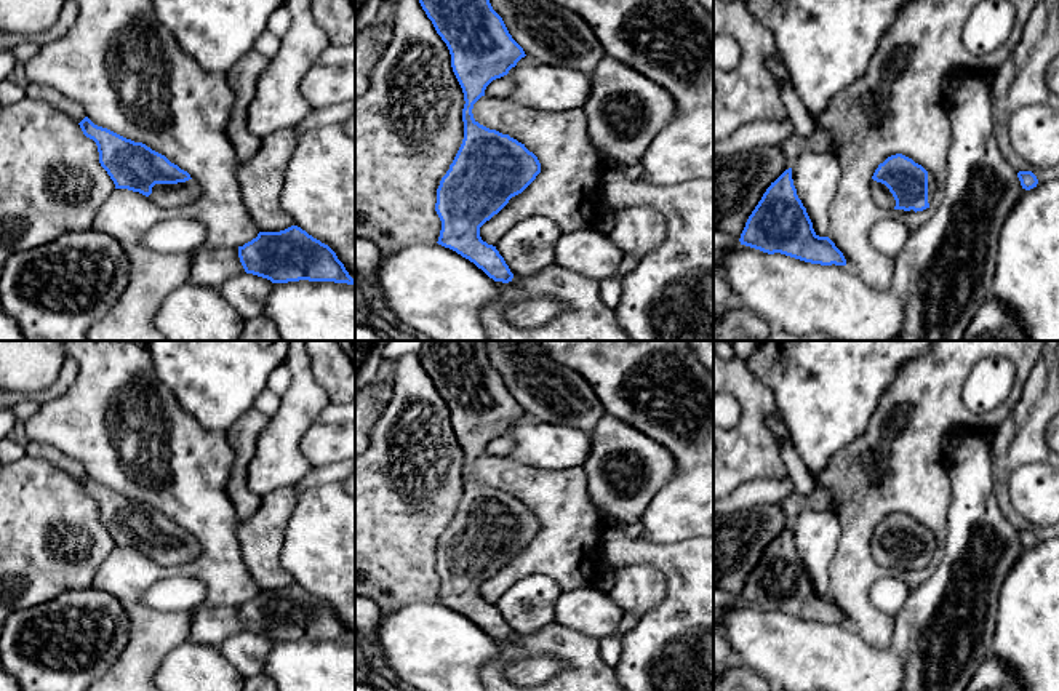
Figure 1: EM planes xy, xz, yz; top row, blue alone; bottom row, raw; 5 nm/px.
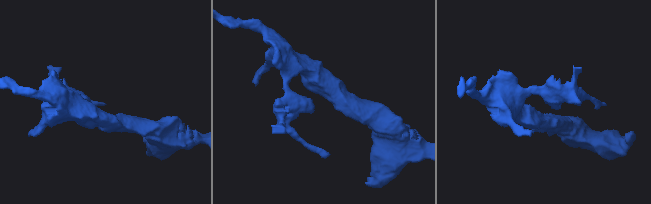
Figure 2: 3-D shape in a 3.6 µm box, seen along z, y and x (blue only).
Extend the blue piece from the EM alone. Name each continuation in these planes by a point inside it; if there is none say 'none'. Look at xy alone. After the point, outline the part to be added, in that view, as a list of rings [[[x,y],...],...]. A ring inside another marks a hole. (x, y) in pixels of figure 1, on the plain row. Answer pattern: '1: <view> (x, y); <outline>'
1: xy (167, 554); [[[189,537],[178,542],[155,542],[149,557],[162,566],[178,566],[195,560],[200,552],[200,544]]]

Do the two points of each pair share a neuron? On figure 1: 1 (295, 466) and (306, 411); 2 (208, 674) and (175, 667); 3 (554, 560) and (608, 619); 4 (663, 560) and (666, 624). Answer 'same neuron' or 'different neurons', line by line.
1: same neuron
2: same neuron
3: different neurons
4: same neuron

